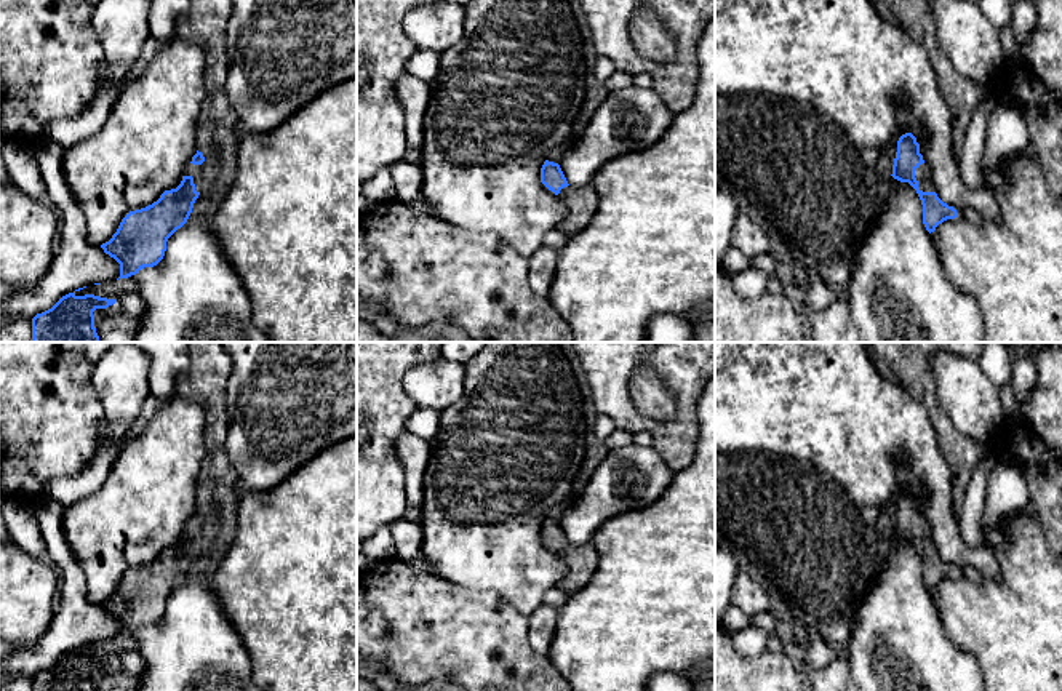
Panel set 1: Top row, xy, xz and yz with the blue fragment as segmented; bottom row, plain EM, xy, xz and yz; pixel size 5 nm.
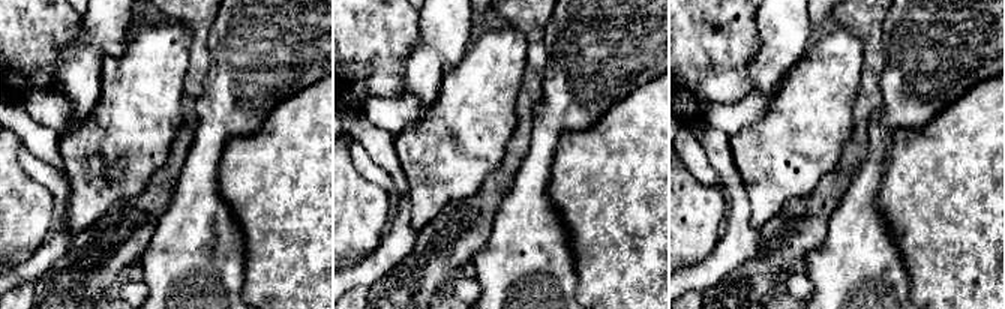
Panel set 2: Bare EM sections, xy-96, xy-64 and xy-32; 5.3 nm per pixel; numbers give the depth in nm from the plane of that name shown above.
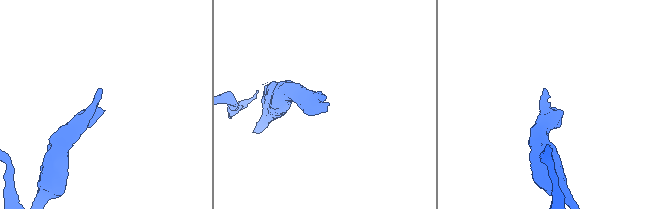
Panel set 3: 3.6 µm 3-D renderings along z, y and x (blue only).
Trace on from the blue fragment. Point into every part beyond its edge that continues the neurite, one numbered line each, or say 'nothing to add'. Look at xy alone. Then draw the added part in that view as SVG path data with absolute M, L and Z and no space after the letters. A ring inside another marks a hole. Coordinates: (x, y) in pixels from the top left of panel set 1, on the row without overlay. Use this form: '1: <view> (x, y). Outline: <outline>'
1: xy (205, 383). Outline: M189 342L190 365L186 373L178 376L176 393L187 401L198 405L205 413L205 459L197 480L197 509L203 512L202 523L189 523L184 534L192 534L195 549L210 549L214 555L224 557L235 539L237 529L237 496L232 489L235 470L226 453L229 433L227 416L227 381L232 371L232 357L222 342Z

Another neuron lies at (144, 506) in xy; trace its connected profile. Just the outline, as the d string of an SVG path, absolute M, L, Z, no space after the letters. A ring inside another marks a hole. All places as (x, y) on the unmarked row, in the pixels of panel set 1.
M178 393L158 406L146 427L126 440L112 465L109 478L93 494L64 507L62 533L86 576L86 597L101 605L117 590L122 577L134 568L157 560L165 549L176 547L197 512L197 480L205 459L205 413Z

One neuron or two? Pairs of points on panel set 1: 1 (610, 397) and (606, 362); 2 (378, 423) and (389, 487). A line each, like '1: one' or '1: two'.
1: one
2: one

